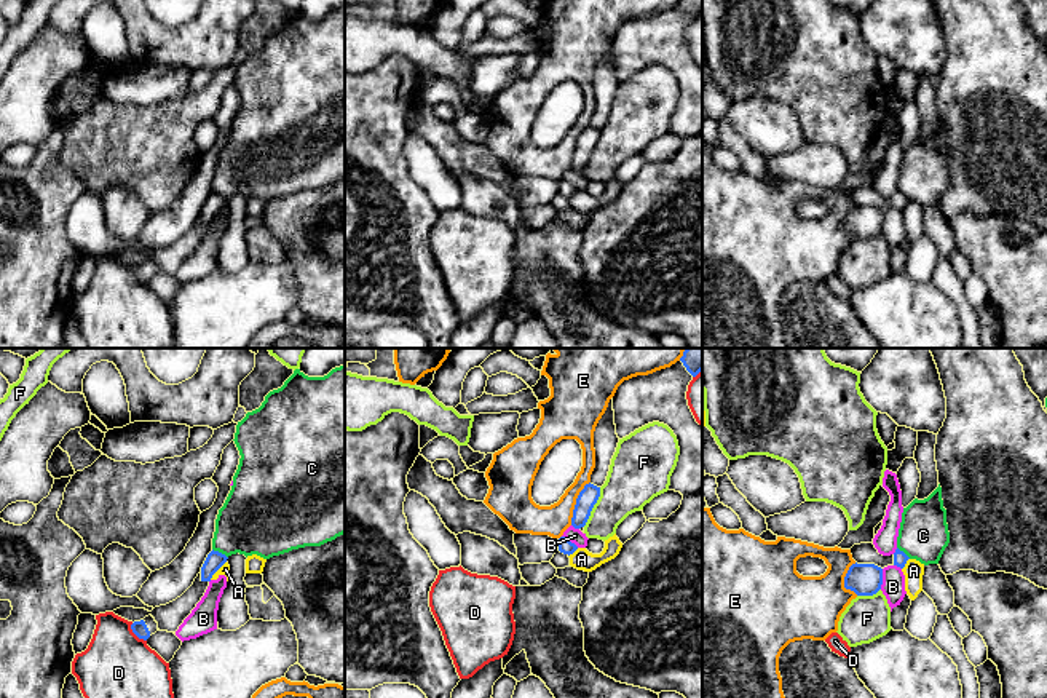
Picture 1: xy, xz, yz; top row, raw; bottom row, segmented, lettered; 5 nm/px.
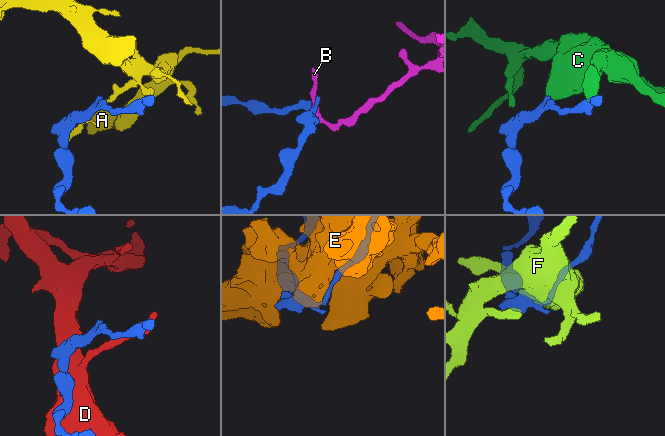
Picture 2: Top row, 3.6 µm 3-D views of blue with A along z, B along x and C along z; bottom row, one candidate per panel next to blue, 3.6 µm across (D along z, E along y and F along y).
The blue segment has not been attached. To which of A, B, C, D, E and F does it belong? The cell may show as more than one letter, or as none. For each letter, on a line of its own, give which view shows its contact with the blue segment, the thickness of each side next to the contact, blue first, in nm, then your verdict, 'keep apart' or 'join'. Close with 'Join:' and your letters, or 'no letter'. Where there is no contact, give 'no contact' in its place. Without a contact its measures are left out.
A: meets blue in xy; 90 nm thick on the blue side, 50 nm on the other; keep apart
B: meets blue in yz; 160 nm thick on the blue side, 120 nm on the other; keep apart
C: meets blue in xy; 90 nm thick on the blue side, 360 nm on the other; keep apart
D: meets blue in xy; 80 nm thick on the blue side, 440 nm on the other; keep apart
E: meets blue in xz; 100 nm thick on the blue side, 160 nm on the other; keep apart
F: meets blue in xz; 100 nm thick on the blue side, 280 nm on the other; keep apart
Join: no letter

